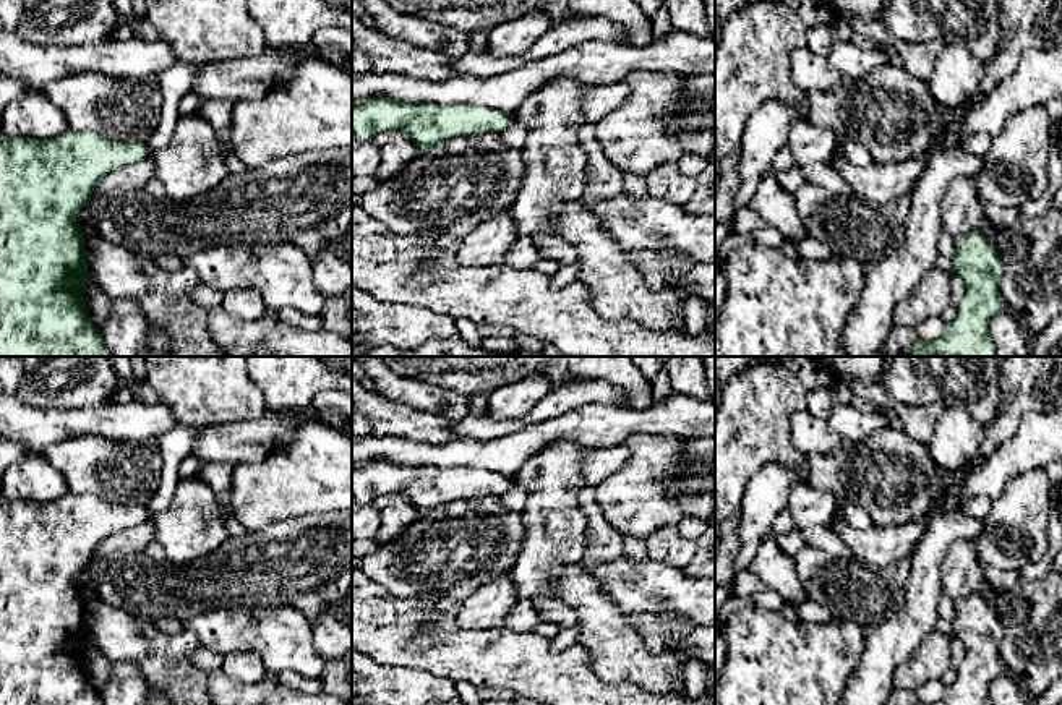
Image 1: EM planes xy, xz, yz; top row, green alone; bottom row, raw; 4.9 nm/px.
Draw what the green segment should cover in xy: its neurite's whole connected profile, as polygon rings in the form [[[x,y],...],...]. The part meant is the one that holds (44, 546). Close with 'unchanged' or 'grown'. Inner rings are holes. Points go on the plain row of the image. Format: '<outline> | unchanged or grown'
[[[66,493],[58,501],[36,504],[0,499],[0,705],[105,705],[101,692],[89,682],[84,655],[89,645],[86,626],[86,601],[78,575],[91,564],[97,545],[112,533],[139,525],[148,519],[143,506],[113,504],[94,494]]] | unchanged

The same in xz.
[[[371,460],[352,468],[352,496],[360,504],[400,493],[415,504],[417,517],[426,517],[457,499],[503,494],[511,485],[512,478],[477,467],[438,468]]] | unchanged

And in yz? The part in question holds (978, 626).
[[[978,593],[960,598],[955,601],[952,630],[965,643],[966,655],[958,677],[929,705],[992,705],[989,687],[1005,671],[999,655],[1002,624],[997,613]]] | unchanged

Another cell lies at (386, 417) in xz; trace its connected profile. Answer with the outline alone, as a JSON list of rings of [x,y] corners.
[[[353,376],[352,402],[355,410],[368,420],[371,433],[379,438],[405,438],[425,444],[444,444],[460,438],[452,431],[449,418],[392,400],[376,391],[366,391]]]

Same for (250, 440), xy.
[[[315,408],[293,410],[289,418],[285,410],[268,410],[258,420],[243,420],[233,423],[201,426],[195,438],[193,454],[204,462],[258,462],[276,449],[290,444],[295,428],[305,421],[323,421],[316,417]]]

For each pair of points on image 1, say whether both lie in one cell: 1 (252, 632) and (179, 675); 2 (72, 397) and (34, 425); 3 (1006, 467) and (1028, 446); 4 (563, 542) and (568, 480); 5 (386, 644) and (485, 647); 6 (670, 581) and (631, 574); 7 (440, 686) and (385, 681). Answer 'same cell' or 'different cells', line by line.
1: different cells
2: different cells
3: same cell
4: same cell
5: same cell
6: same cell
7: same cell

